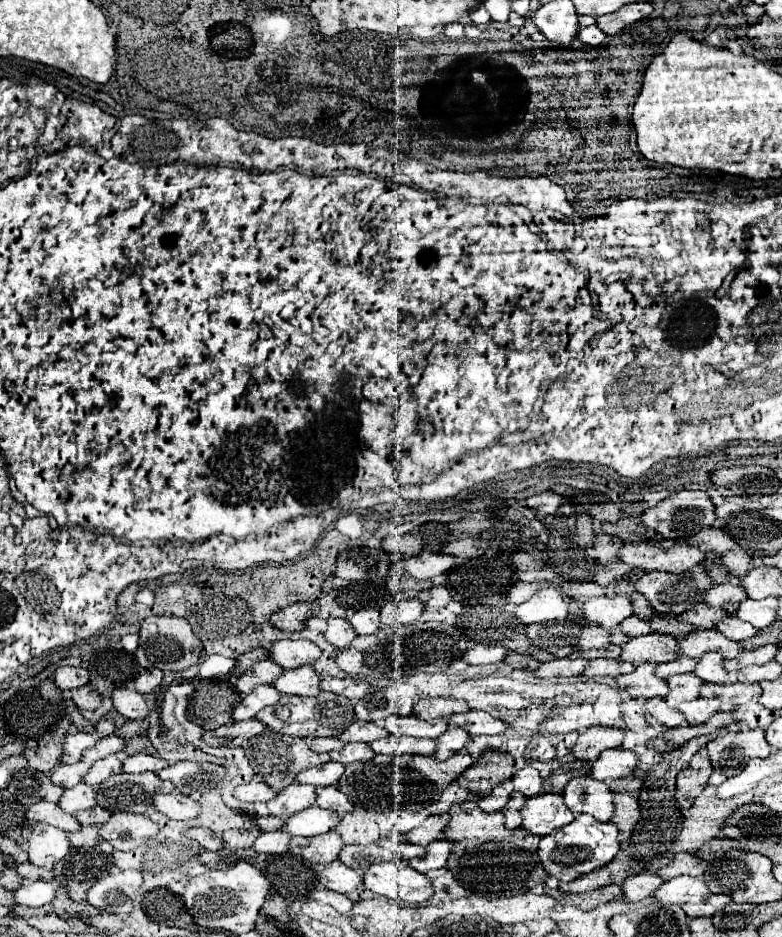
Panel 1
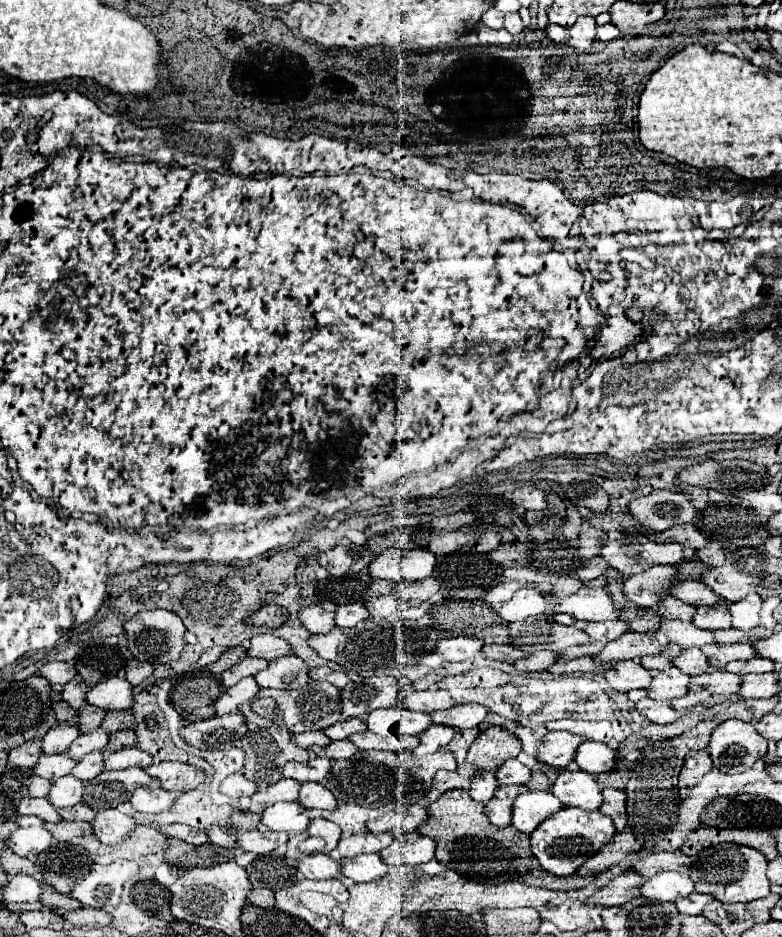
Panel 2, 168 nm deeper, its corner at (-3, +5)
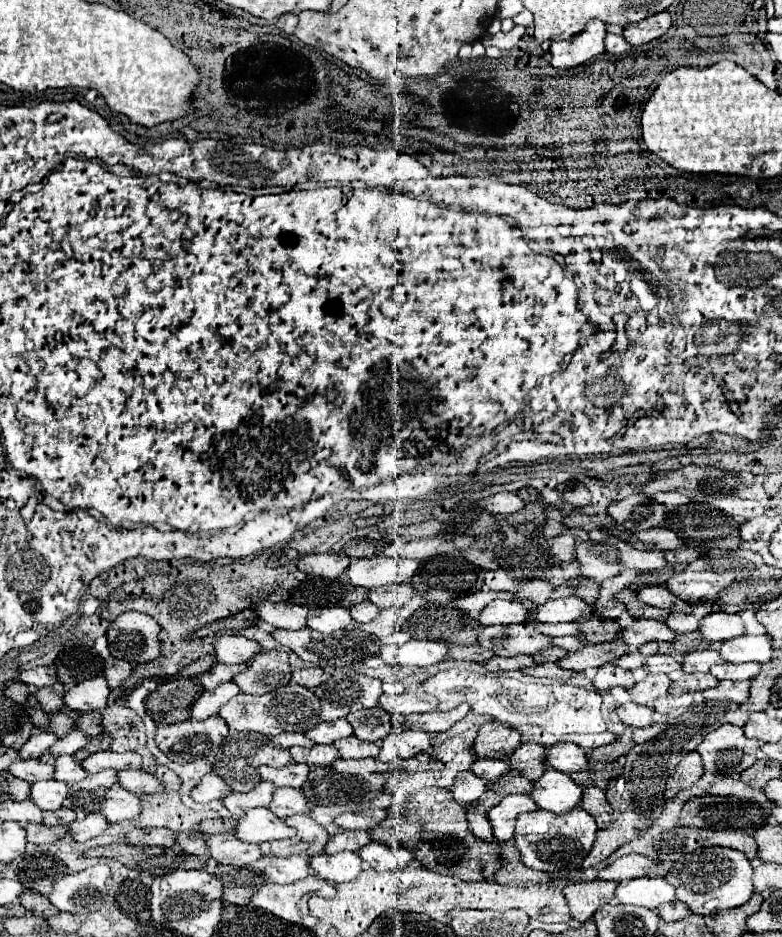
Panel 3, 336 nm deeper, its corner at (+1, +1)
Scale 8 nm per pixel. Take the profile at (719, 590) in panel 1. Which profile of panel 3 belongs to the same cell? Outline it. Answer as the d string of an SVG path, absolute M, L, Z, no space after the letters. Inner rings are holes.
M647 586L643 590L637 590L637 598L643 604L655 606L655 608L665 608L665 610L681 610L681 612L689 612L693 610L693 606L689 606L687 602L683 602L681 598L677 598L675 594L669 594L669 590L665 586Z

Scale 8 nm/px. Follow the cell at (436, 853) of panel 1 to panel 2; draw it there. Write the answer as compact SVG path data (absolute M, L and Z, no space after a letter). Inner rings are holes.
M419 836L415 842L403 842L395 840L391 846L383 848L379 854L387 864L409 864L409 866L419 866L435 858L435 842L433 838Z

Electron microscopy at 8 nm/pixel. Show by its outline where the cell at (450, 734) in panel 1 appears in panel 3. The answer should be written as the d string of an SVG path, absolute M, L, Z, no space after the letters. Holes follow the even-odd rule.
M401 730L399 734L389 734L381 740L381 750L375 756L379 762L407 760L431 746L431 736L421 730Z

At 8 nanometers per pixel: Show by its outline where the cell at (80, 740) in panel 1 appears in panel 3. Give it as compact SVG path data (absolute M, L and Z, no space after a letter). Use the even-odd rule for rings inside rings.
M39 732L39 734L31 734L29 740L21 746L19 750L19 756L23 760L29 760L29 758L39 758L43 754L43 750L47 750L53 742L57 740L57 736L53 732Z

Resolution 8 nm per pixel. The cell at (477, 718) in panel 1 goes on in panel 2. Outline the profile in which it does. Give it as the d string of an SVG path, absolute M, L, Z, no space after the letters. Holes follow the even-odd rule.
M457 704L447 710L437 710L431 714L435 724L445 724L453 726L457 730L463 728L475 728L477 724L485 722L489 716L489 710L481 704Z

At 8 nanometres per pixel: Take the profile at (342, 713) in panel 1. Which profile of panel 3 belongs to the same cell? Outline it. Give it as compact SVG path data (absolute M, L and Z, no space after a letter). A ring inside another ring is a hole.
M287 684L279 688L277 692L269 692L265 696L249 696L249 694L237 694L237 698L231 698L221 710L217 712L219 718L225 720L225 724L231 730L245 730L245 732L259 732L265 736L275 736L281 732L307 732L319 722L321 702L317 696L299 684Z

